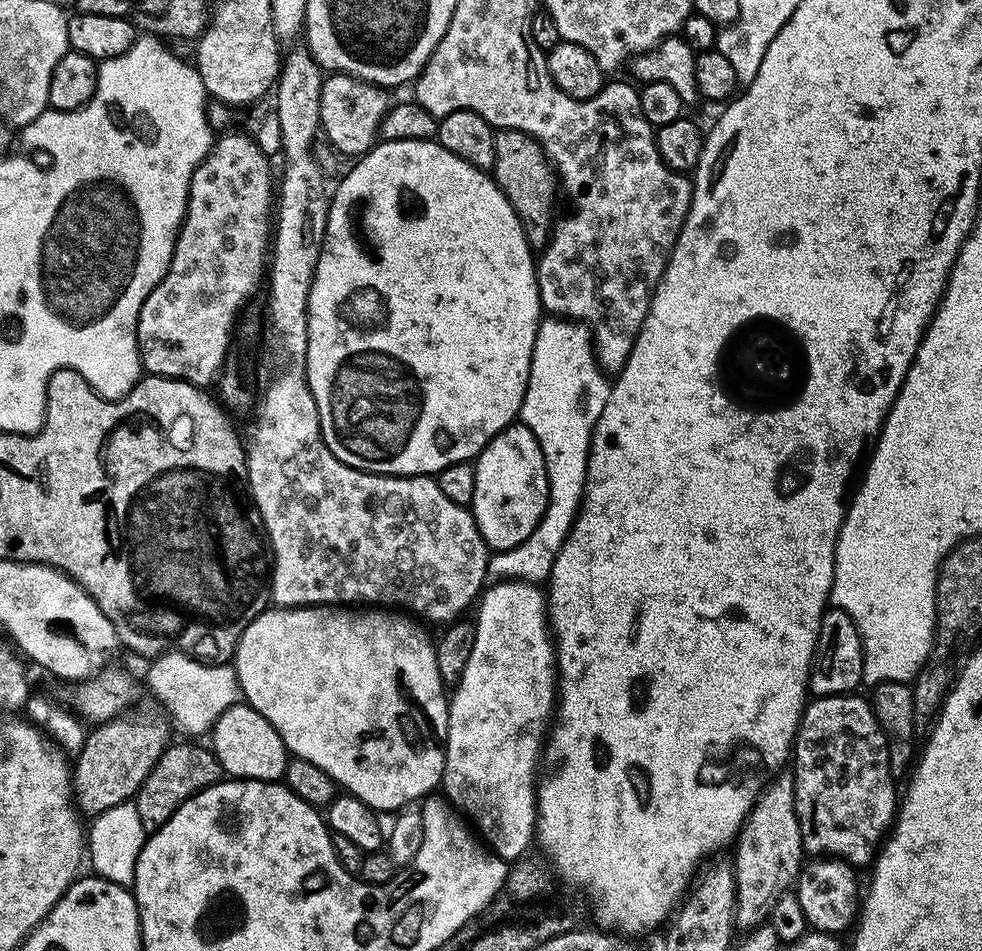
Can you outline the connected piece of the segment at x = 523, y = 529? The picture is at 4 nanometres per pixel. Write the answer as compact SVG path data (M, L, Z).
M513 422L481 450L474 463L476 477L470 511L484 543L501 552L526 542L548 505L546 462L538 438L523 422Z

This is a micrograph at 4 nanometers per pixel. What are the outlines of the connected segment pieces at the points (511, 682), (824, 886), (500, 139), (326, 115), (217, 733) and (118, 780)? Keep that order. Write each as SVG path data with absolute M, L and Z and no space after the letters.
M506 580L493 583L491 586L483 589L475 612L476 618L474 617L474 625L476 636L473 638L473 648L470 650L469 661L466 662L465 672L461 676L460 683L456 685L454 691L451 693L448 706L448 735L443 741L444 778L442 781L442 792L471 821L475 831L479 833L483 843L491 851L495 852L497 856L501 856L505 862L515 862L527 853L524 851L527 850L528 843L530 845L533 843L536 830L536 789L538 787L536 767L540 764L540 751L543 748L545 751L546 748L546 737L550 732L550 721L553 719L554 709L558 699L556 649L554 647L554 637L548 627L548 605L546 603L546 596L535 584L530 584L523 580Z
M834 856L812 858L801 867L794 891L798 902L802 902L802 914L806 914L809 929L844 934L855 925L858 919L858 897L862 892L861 885L860 888L856 885L856 872L853 865L837 860Z
M505 128L496 132L496 167L494 169L496 184L506 194L510 206L520 219L520 225L528 243L533 249L543 249L554 223L552 207L556 204L556 188L558 192L558 177L548 153L532 136L518 130Z
M345 72L328 74L322 85L320 99L320 127L322 136L341 157L359 158L377 143L380 123L388 112L389 93L379 84L360 80L357 76L347 76Z
M237 702L216 719L210 733L210 747L229 777L242 780L279 781L288 768L290 753L278 730L247 702Z
M140 712L137 716L121 714L97 723L89 731L72 769L74 803L85 817L95 818L111 807L131 801L142 782L146 782L146 774L154 770L154 762L162 758L170 743L169 721L157 712Z

